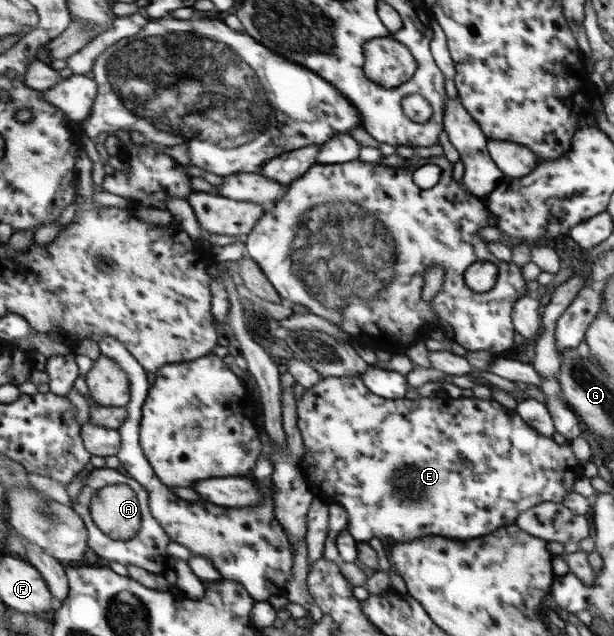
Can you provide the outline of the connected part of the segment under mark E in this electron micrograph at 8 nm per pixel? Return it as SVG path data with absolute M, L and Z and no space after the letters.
M322 377L317 384L312 386L310 389L304 388L304 393L302 395L302 399L300 401L295 401L296 410L297 410L297 427L301 434L302 444L304 446L304 451L306 452L305 458L303 460L303 466L305 469L306 476L314 482L316 485L320 487L322 494L326 495L323 497L327 503L334 503L340 507L342 507L346 513L348 514L348 522L346 524L346 530L348 534L353 538L353 541L356 542L367 542L370 538L378 538L383 542L388 538L392 538L392 543L398 541L399 543L408 543L414 538L424 538L426 535L434 535L436 536L452 536L452 538L478 538L478 536L484 536L484 534L488 534L490 530L496 530L498 526L504 526L504 524L516 524L516 520L518 519L520 513L523 511L528 511L528 509L536 507L544 502L552 502L552 503L561 503L561 501L566 498L569 492L573 492L572 486L574 485L574 472L572 470L568 470L568 468L576 468L578 466L578 462L574 460L574 456L572 456L572 452L570 452L569 445L566 444L564 446L560 446L560 444L556 444L556 442L552 442L550 437L542 436L539 432L536 432L536 429L533 429L531 425L528 425L519 413L516 413L512 409L508 409L503 405L500 405L497 401L495 401L492 397L489 398L477 398L474 396L471 397L458 397L457 399L453 399L449 397L445 392L441 391L439 394L434 394L430 397L421 397L418 400L410 400L410 399L394 399L388 400L381 396L376 396L371 390L369 390L364 384L363 381L356 377Z

